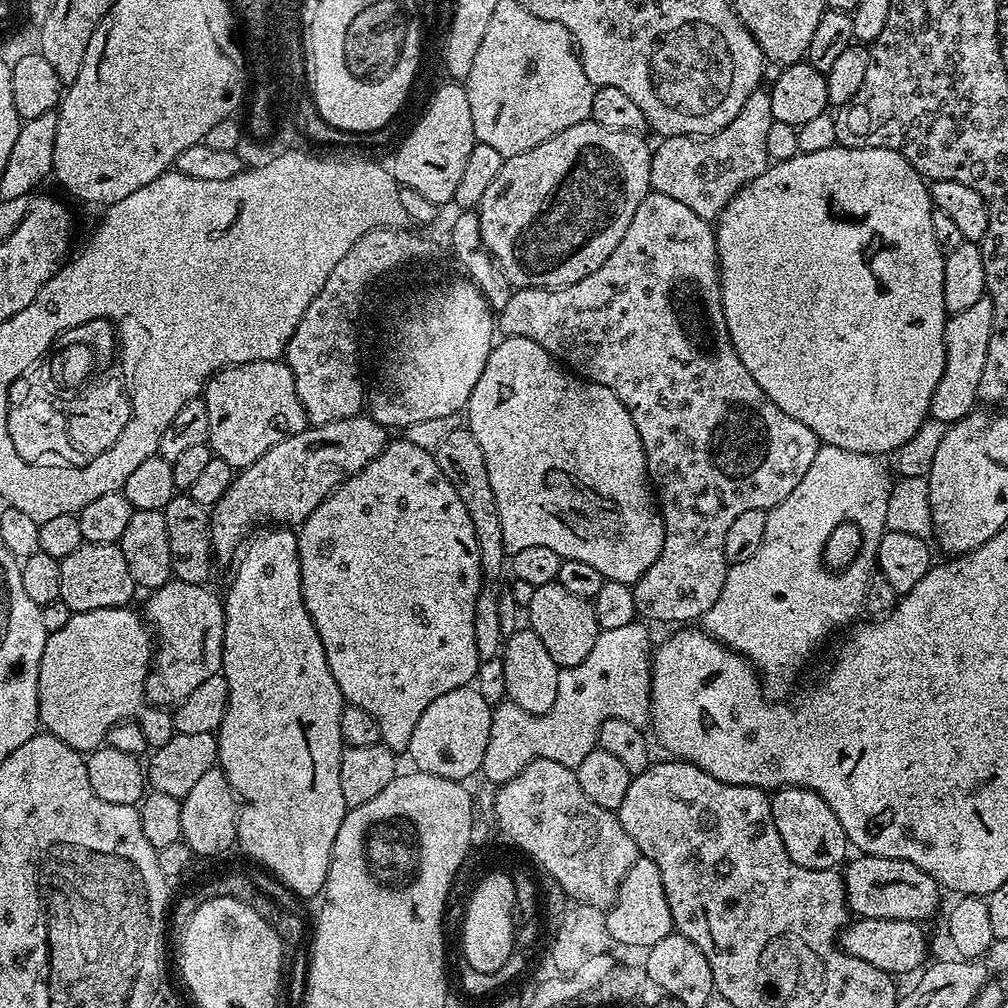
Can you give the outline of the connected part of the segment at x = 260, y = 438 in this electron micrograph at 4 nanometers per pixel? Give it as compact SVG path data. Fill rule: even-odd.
M283 359L255 360L245 364L231 364L215 372L204 386L202 398L206 402L206 410L210 417L210 434L207 445L213 456L222 458L232 469L249 468L270 446L278 446L286 437L298 434L309 427L308 415L298 398L298 386L290 366Z

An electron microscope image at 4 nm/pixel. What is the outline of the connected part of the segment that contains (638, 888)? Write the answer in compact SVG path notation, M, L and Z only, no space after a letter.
M637 855L634 866L630 866L626 878L622 878L616 901L604 912L604 918L611 943L621 944L624 948L647 950L654 946L654 942L662 942L662 938L673 935L670 902L666 902L662 874L658 874L658 866L654 866L650 858Z

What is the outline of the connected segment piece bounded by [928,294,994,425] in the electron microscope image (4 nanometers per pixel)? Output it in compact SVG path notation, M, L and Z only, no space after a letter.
M984 295L974 306L961 312L951 313L944 322L944 345L946 346L946 366L942 370L942 378L934 390L934 398L930 398L928 411L931 419L946 425L957 424L963 416L969 416L978 404L978 382L982 382L982 370L986 370L986 350L990 346L990 334L994 322L994 306L992 299Z

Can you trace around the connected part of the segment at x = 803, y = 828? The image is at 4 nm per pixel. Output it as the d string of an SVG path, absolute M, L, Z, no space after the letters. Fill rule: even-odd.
M777 788L770 799L774 826L778 826L782 846L786 846L786 854L790 854L798 866L806 866L810 870L839 869L849 859L850 845L846 830L842 830L842 822L838 822L834 810L826 806L817 792L809 788Z

